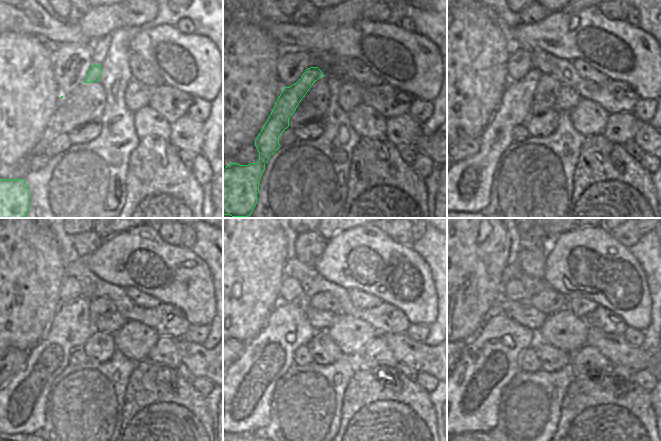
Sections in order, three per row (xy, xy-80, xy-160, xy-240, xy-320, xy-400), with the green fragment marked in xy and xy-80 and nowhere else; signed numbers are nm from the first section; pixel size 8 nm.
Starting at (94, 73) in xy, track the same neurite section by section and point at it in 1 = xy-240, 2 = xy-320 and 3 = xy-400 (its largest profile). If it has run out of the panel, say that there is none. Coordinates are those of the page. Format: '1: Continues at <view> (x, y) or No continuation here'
1: Continues at xy-240 (19, 406)
2: Continues at xy-320 (243, 397)
3: Continues at xy-400 (467, 400).

